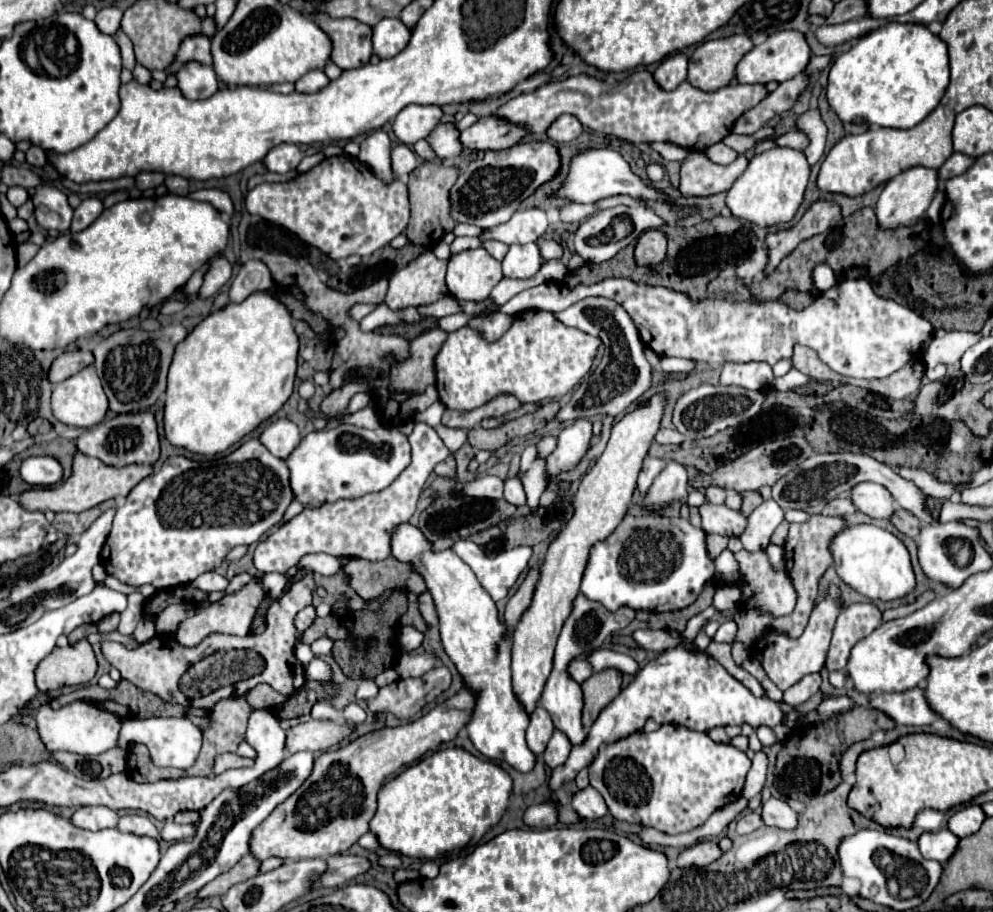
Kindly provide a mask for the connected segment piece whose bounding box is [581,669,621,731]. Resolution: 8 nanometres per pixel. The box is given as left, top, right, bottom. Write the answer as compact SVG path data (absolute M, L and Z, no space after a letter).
M603 669L593 673L587 681L581 683L585 709L583 709L583 727L589 731L603 707L607 707L621 691L621 673L617 669Z

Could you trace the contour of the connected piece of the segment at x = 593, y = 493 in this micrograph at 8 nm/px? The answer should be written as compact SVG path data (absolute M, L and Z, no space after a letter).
M653 397L645 407L615 421L605 451L581 479L581 485L573 499L573 517L549 543L549 549L543 557L543 567L539 567L539 583L535 585L531 607L527 607L527 611L521 615L519 623L513 629L513 691L527 713L531 713L537 707L543 685L551 673L555 643L559 631L563 629L563 623L567 621L567 615L571 615L571 603L575 601L575 595L579 595L591 547L607 539L607 535L611 535L611 531L615 531L615 527L627 515L627 507L635 491L641 463L649 453L649 445L653 443L655 433L659 429L661 409L663 397Z

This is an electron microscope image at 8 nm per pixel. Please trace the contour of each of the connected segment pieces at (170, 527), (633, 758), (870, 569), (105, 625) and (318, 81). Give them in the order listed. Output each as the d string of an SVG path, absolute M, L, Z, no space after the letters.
M249 439L249 441L241 443L241 445L239 445L233 453L229 453L227 457L217 459L217 461L211 461L211 463L195 463L195 461L183 457L183 455L171 457L171 459L167 459L167 461L163 463L163 467L161 467L157 473L145 477L145 479L127 495L123 507L121 507L121 505L117 507L117 513L115 513L115 519L113 519L113 529L111 529L111 533L109 533L107 541L105 541L105 547L103 547L103 551L101 551L101 565L105 567L105 571L107 571L109 575L113 575L113 577L117 577L119 581L123 581L123 583L127 583L127 585L133 585L133 587L141 587L141 585L147 585L147 583L153 585L155 589L183 585L183 581L185 581L185 583L187 583L187 581L193 581L197 575L219 567L219 565L223 563L223 557L225 557L233 547L237 547L237 545L251 545L251 543L255 543L255 539L261 539L267 531L271 531L271 527L279 525L279 521L281 521L281 517L283 517L283 513L285 513L285 509L287 509L287 505L289 505L291 501L293 501L293 493L291 493L291 487L289 487L289 469L287 469L287 465L285 465L285 461L279 459L279 457L275 457L275 455L271 455L257 439Z
M665 723L653 733L639 729L627 735L627 739L605 743L599 749L595 761L589 765L589 781L591 787L601 793L609 813L617 821L653 827L667 835L679 835L703 825L713 811L737 801L741 797L749 769L751 759L747 757L747 753L733 747L731 743L715 743L707 733Z
M849 525L833 539L831 551L839 577L857 593L869 599L895 601L915 591L917 583L909 551L901 539L885 529L879 529L875 525Z
M111 613L97 623L97 629L99 633L111 633L117 629L117 625L119 625L119 613Z
M313 69L309 73L305 73L297 83L295 83L295 91L297 93L315 93L315 91L321 91L323 87L329 85L329 79L323 71L319 69Z

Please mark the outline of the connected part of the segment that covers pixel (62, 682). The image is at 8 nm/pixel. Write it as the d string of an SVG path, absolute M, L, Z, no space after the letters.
M81 639L75 645L55 647L55 651L39 663L35 677L41 691L51 691L67 685L87 685L95 677L95 671L97 659L93 647L87 639Z

